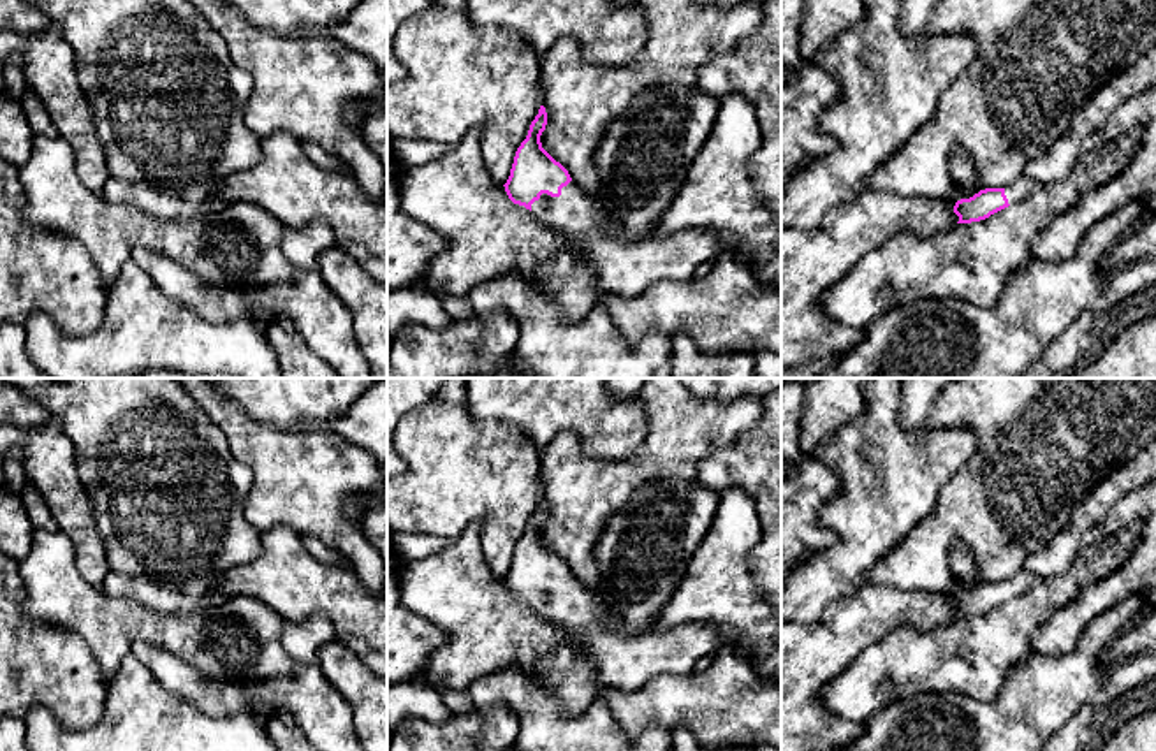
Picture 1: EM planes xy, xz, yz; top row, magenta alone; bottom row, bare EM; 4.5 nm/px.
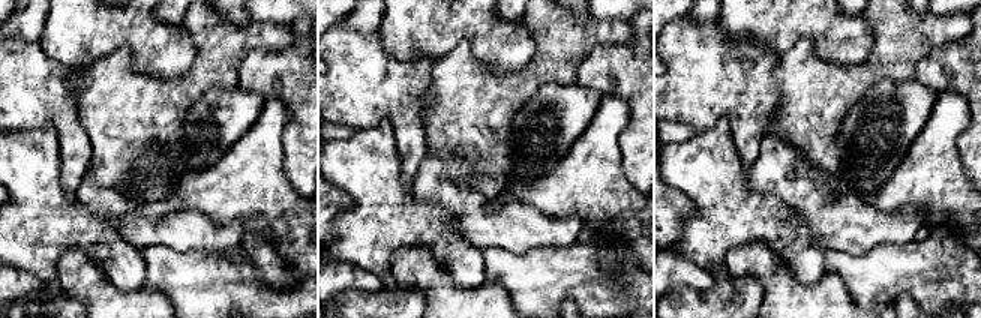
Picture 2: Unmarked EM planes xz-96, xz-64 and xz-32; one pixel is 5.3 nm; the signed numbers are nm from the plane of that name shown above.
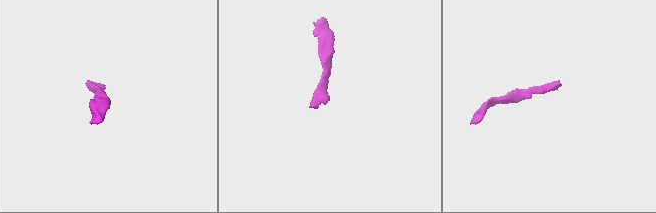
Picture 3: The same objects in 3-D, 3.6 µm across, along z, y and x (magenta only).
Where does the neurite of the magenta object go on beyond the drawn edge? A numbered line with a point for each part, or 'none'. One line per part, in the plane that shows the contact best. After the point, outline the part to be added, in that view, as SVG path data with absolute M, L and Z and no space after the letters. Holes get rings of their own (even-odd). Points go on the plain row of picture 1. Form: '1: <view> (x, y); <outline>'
1: xz (623, 662); M574 575L561 582L560 591L542 587L531 598L531 609L556 631L565 633L568 642L586 656L600 684L625 691L637 689L658 677L690 675L699 660L714 656L720 649L714 624L683 624L670 631L626 635L619 623L602 617L595 600Z

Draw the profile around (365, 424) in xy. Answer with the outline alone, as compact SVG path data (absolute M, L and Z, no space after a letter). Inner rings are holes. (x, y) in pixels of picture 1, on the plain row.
M387 378L377 382L333 424L340 438L387 463Z

